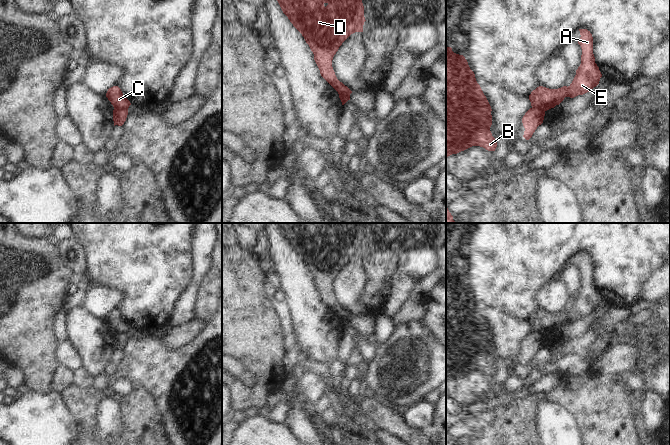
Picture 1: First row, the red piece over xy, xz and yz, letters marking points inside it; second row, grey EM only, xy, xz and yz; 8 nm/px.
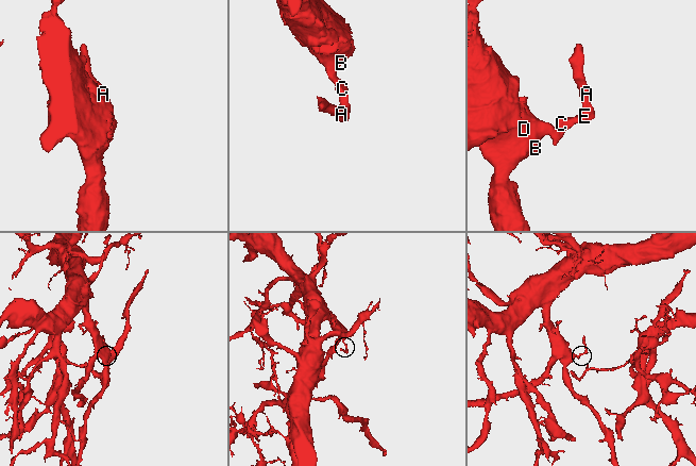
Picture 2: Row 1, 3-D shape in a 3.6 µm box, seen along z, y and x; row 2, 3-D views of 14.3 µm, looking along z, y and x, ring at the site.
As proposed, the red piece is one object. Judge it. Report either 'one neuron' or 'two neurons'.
two neurons

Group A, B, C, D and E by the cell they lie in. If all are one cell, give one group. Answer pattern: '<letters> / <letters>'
A C E / B D

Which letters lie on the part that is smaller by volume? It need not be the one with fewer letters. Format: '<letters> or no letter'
A, C, E

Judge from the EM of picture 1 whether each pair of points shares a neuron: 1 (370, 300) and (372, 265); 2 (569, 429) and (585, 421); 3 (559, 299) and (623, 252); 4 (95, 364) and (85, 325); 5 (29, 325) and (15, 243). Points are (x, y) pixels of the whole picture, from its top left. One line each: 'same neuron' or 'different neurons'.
1: same neuron
2: different neurons
3: different neurons
4: same neuron
5: same neuron

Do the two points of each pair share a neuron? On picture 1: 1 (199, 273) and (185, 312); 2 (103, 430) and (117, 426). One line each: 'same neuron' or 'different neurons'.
1: same neuron
2: same neuron

